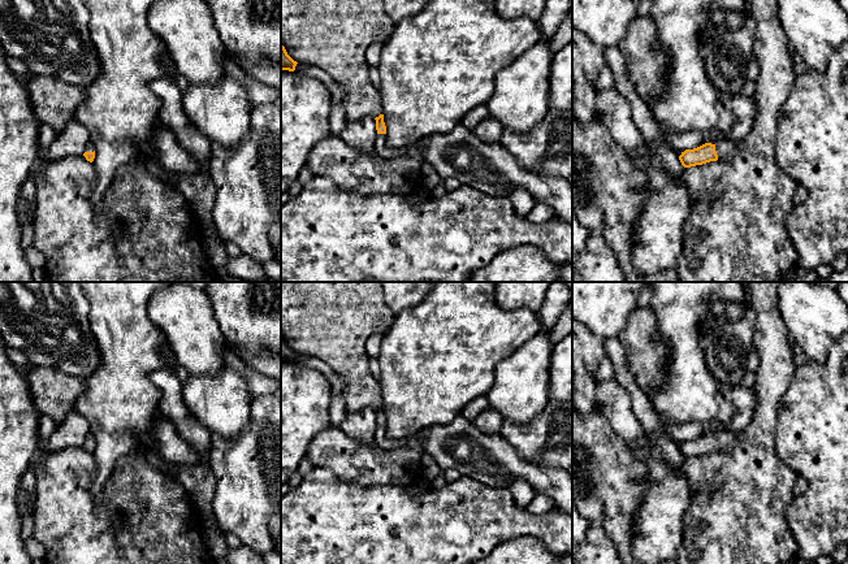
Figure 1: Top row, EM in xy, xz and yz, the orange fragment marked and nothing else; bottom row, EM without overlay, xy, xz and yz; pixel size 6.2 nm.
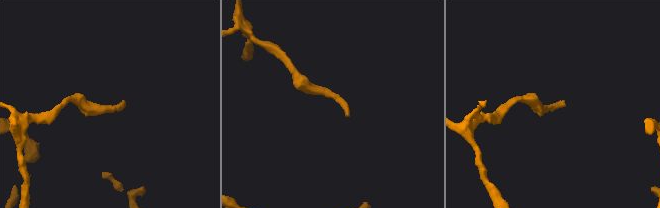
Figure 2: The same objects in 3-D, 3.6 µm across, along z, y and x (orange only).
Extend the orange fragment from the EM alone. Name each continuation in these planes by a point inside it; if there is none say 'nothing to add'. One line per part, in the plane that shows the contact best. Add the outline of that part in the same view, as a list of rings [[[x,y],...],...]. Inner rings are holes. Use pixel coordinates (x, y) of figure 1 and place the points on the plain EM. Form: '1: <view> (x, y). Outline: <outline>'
1: yz (726, 441). Outline: [[[723,433],[719,435],[715,435],[715,443],[718,446],[718,451],[730,451],[737,441],[736,433]]]

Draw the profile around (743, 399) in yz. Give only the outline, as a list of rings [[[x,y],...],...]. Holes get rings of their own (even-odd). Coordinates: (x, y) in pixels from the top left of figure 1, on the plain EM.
[[[739,385],[734,387],[727,387],[724,395],[730,400],[734,408],[734,413],[724,429],[721,426],[719,422],[713,421],[708,426],[708,434],[740,434],[752,418],[753,408],[756,405],[756,391],[753,387],[741,387]]]

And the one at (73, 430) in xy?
[[[73,409],[66,413],[65,418],[57,425],[52,435],[39,447],[36,459],[68,447],[83,446],[88,434],[88,421]]]

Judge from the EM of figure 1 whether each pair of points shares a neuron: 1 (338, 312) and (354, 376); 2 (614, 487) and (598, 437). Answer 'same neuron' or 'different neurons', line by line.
1: same neuron
2: same neuron

